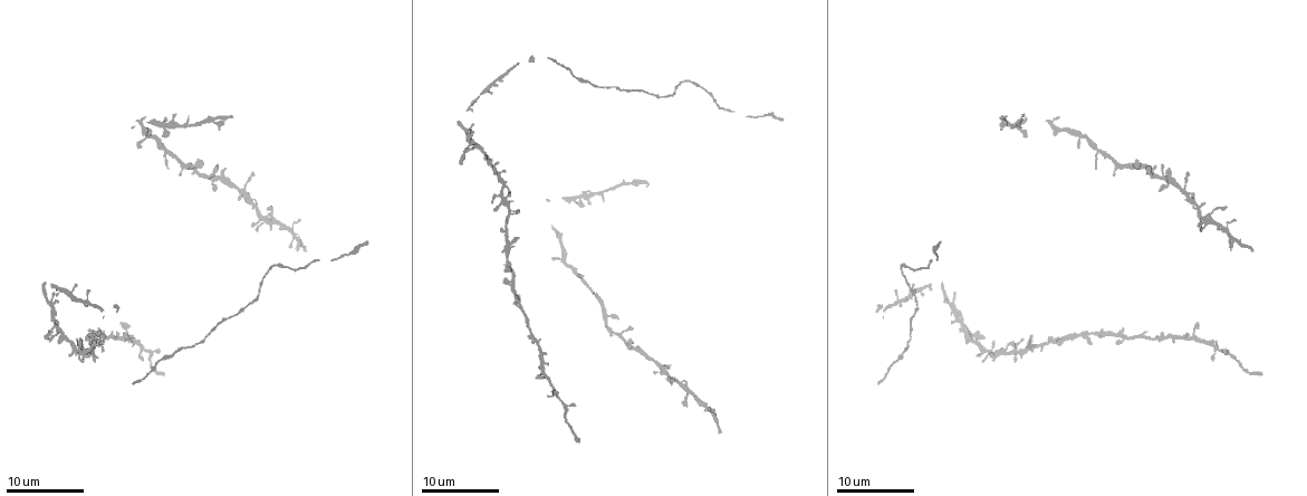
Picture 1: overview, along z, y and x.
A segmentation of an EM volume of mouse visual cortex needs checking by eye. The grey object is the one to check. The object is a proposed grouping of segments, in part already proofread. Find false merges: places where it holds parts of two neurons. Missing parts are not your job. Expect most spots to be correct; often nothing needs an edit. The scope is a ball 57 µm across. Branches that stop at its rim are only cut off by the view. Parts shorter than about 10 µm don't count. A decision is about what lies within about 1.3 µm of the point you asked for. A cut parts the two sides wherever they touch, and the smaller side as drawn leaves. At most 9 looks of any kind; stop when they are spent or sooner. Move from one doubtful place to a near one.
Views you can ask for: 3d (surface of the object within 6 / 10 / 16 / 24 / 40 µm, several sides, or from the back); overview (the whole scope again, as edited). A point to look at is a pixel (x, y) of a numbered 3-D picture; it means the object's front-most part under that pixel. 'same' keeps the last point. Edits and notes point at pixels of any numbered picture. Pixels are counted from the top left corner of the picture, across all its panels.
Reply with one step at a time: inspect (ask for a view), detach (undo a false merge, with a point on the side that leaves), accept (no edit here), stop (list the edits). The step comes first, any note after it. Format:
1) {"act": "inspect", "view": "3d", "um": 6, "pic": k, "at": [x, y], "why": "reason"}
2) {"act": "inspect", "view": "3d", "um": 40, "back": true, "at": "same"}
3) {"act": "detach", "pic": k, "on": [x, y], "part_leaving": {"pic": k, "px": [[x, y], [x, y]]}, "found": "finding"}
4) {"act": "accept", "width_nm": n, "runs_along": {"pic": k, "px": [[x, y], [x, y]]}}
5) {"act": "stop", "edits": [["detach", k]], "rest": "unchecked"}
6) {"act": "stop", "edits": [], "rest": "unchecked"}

{"act": "inspect", "view": "3d", "um": 10, "pic": 1, "at": [1091, 331], "why": "side arm on a straight run"}

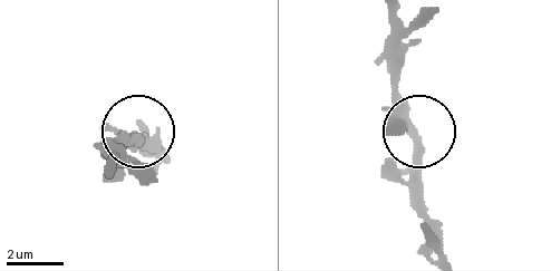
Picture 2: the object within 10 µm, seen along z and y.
{"act": "accept", "runs_along": {"pic": 2, "px": [[390, 13], [390, 78], [399, 114], [419, 143], [419, 205]]}, "found": "all the same neuron"}

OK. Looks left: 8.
{"act": "inspect", "view": "3d", "um": 16, "pic": 1, "at": [61, 339], "why": "a fork"}

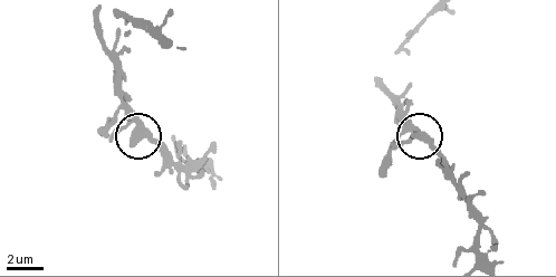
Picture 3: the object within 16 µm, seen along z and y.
{"act": "inspect", "view": "3d", "um": 16, "back": true, "pic": 3, "at": [135, 132], "why": "from behind"}

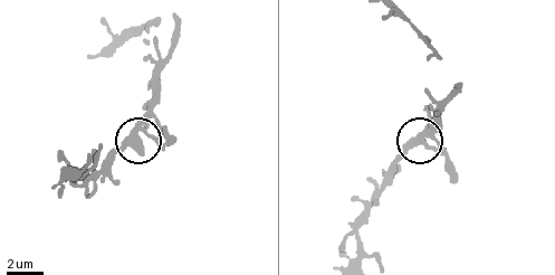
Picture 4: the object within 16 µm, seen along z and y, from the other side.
{"act": "accept", "side_arm_um": 97, "arms": 3, "found": "continuous, no second neuron"}

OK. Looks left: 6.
{"act": "inspect", "view": "3d", "um": 10, "pic": 1, "at": [914, 315], "why": "thin neck"}

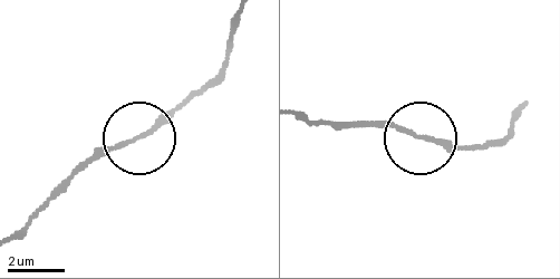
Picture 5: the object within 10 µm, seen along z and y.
{"act": "inspect", "view": "3d", "um": 6, "pic": 5, "at": [131, 140], "why": "zoom in"}

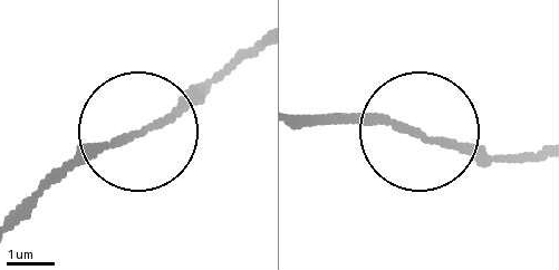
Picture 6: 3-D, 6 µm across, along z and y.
{"act": "accept", "width_nm": 130, "found": "continuous, no second neuron"}

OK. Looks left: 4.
{"act": "inspect", "view": "3d", "um": 16, "pic": 1, "at": [687, 79]}

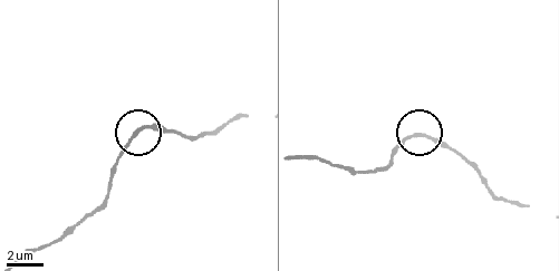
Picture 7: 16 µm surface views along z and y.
{"act": "accept", "runs_along": {"pic": 7, "px": [[30, 254], [98, 207], [134, 136], [177, 131]]}, "found": "one neuron here"}

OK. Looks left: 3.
{"act": "stop", "edits": [], "rest": "unchecked"}

